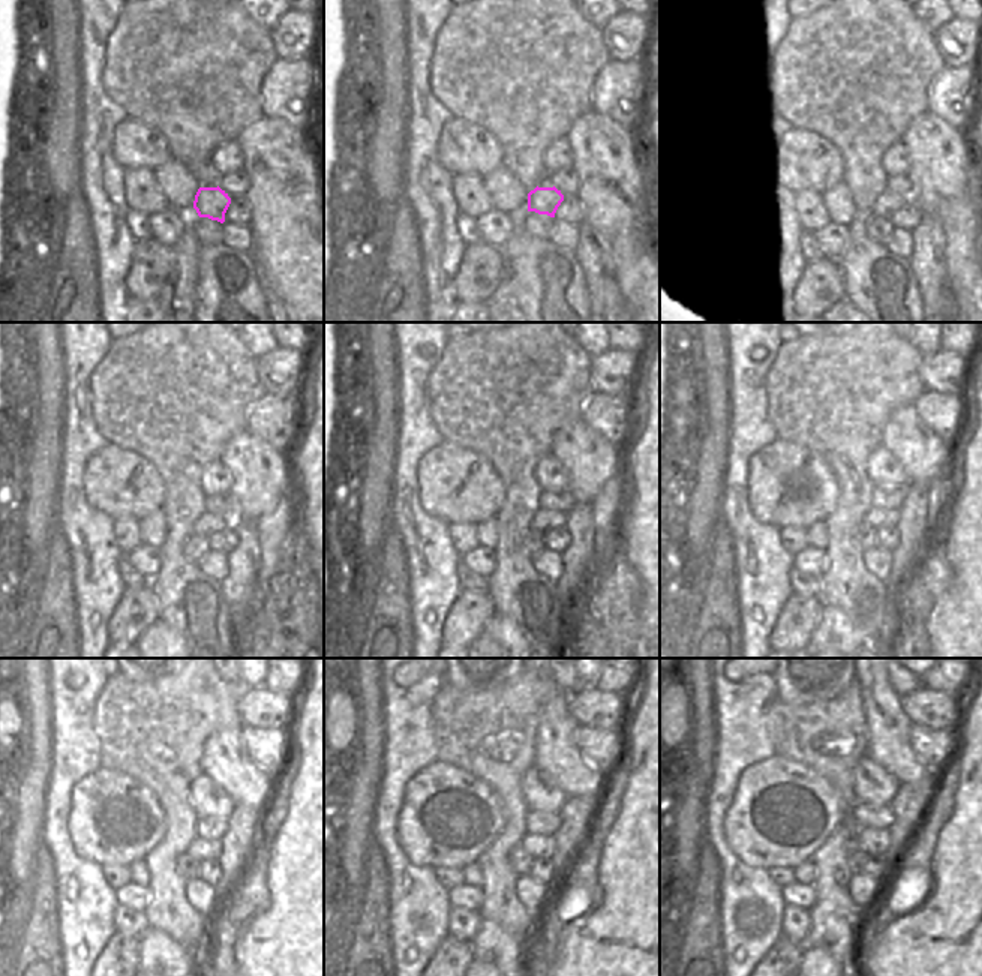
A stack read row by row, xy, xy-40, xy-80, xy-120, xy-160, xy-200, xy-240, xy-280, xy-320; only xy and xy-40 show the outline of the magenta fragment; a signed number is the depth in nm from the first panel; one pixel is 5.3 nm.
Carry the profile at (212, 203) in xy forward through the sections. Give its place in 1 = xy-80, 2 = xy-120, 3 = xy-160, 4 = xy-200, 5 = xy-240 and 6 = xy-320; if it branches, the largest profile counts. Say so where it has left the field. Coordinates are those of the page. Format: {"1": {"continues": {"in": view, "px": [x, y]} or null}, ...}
{"1": {"continues": {"in": "xy-80", "px": [888, 201]}}, "2": {"continues": {"in": "xy-120", "px": [209, 522]}}, "3": {"continues": {"in": "xy-160", "px": [543, 519]}}, "4": {"continues": {"in": "xy-200", "px": [876, 517]}}, "5": {"continues": {"in": "xy-240", "px": [200, 849]}}, "6": {"continues": {"in": "xy-320", "px": [876, 841]}}}

